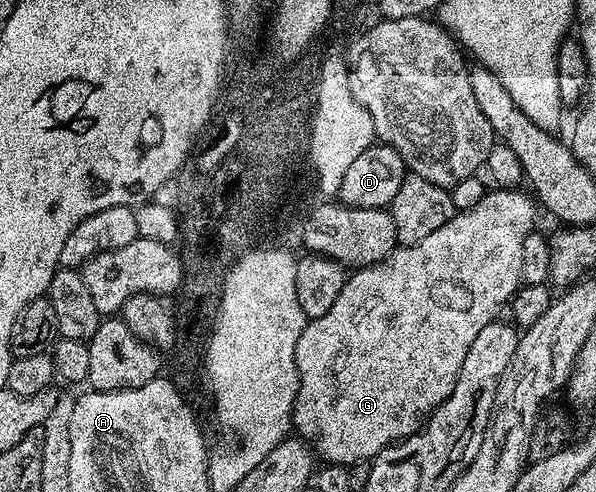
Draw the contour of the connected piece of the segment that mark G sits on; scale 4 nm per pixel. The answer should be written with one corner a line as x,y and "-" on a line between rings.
494,188
486,192
479,203
475,203
473,209
462,209
454,212
453,218
439,231
427,235
427,239
419,239
414,245
401,245
394,249
390,257
385,257
379,263
368,265
365,269
350,272
345,279
343,291
339,291
339,299
331,303
331,311
327,315
319,315
312,318
306,324
303,335
299,335
299,343
295,345
295,361
299,371
299,391
293,408
293,429
296,436
311,443
316,456
323,459
322,462
330,465
350,466
357,461
369,461
382,453
388,445
395,441
402,441
417,432
429,419
429,415
436,411
447,395
455,387
459,379
459,371
463,367
463,359
467,359
467,351
471,351
471,342
487,327
487,323
498,320
501,308
508,306
513,300
513,294
521,288
523,282
523,243
528,233
534,232
533,220
539,214
538,206
534,198
528,192
519,193
516,188

